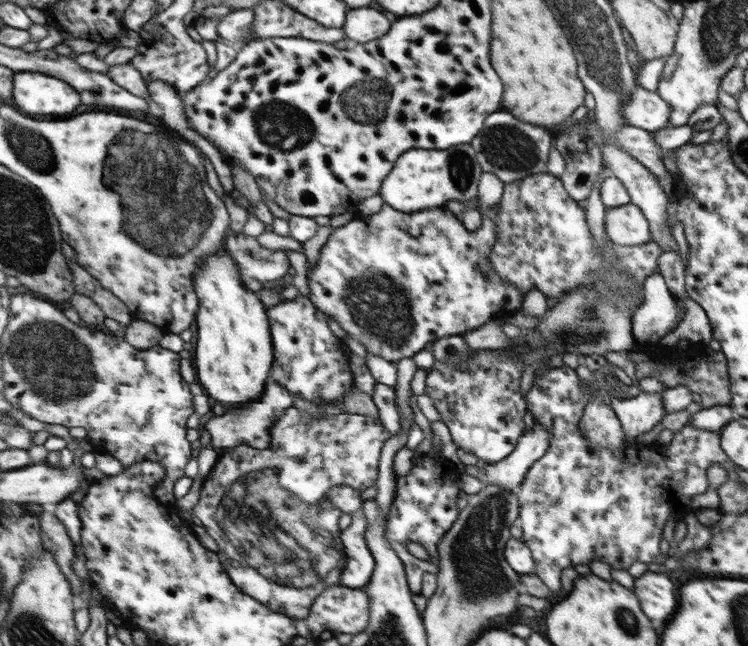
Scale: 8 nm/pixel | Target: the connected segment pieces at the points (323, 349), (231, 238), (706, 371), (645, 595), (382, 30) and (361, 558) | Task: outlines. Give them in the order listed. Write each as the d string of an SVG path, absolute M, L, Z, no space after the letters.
M306 296L295 300L283 300L268 309L268 321L274 347L274 362L267 383L277 382L292 397L306 398L310 402L338 403L352 387L353 376L348 366L346 350L341 340L332 334L326 324L326 316Z
M242 233L228 235L228 254L240 270L243 285L256 294L265 282L282 279L291 268L286 252L267 250L256 241L256 237Z
M657 341L651 342L649 349L644 352L648 358L635 366L635 375L641 378L656 378L667 388L686 386L692 391L692 400L698 402L703 409L716 405L731 403L730 369L727 366L727 357L723 351L714 351L710 345L692 345L691 347L678 346L674 349L663 347Z
M653 567L640 577L635 578L634 590L640 594L640 602L644 602L644 610L648 610L648 618L666 620L666 616L676 610L676 592L674 584L668 576L656 574Z
M376 5L349 9L343 29L350 40L358 43L376 40L388 34L393 25Z
M359 508L350 515L352 523L341 534L346 564L339 584L348 588L363 588L370 584L375 570L375 557L367 545L367 518L364 509Z

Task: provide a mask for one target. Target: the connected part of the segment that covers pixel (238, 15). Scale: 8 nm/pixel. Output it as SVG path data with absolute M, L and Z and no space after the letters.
M233 9L230 14L220 19L217 24L217 33L231 45L237 47L251 40L249 30L253 26L255 12L252 9Z

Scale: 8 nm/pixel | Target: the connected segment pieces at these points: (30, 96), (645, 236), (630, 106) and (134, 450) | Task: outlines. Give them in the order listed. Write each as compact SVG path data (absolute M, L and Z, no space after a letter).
M35 70L17 73L13 100L28 114L72 114L84 106L80 90L71 82Z
M639 206L606 209L606 231L611 242L621 246L636 246L651 241L651 225Z
M636 86L629 99L623 100L619 112L625 118L625 124L654 132L670 126L671 108L655 90L646 90Z
M22 294L20 296L13 296L11 306L12 320L8 326L7 334L3 337L3 353L4 353L4 372L3 380L6 382L5 389L1 396L5 398L15 408L21 408L22 411L27 412L31 417L36 418L48 424L62 424L67 428L82 427L87 431L87 437L101 452L106 452L109 455L118 458L124 466L130 466L142 461L159 462L166 469L165 477L161 482L156 484L156 498L160 502L166 504L176 504L177 500L174 494L174 487L178 479L182 479L184 468L188 464L188 460L192 458L192 445L186 440L186 420L188 416L194 414L194 402L192 402L192 394L190 394L190 386L182 376L180 376L180 356L176 351L171 351L161 347L159 344L146 350L140 350L133 347L121 334L108 333L103 331L94 332L90 328L78 326L76 322L72 322L66 312L62 312L60 308L56 308L52 304L52 300L40 300L37 296L30 296L30 294Z

